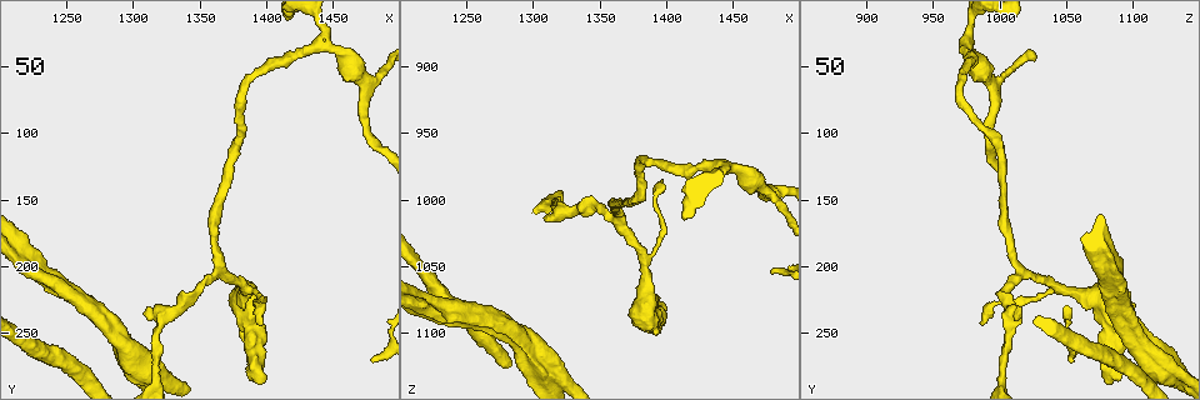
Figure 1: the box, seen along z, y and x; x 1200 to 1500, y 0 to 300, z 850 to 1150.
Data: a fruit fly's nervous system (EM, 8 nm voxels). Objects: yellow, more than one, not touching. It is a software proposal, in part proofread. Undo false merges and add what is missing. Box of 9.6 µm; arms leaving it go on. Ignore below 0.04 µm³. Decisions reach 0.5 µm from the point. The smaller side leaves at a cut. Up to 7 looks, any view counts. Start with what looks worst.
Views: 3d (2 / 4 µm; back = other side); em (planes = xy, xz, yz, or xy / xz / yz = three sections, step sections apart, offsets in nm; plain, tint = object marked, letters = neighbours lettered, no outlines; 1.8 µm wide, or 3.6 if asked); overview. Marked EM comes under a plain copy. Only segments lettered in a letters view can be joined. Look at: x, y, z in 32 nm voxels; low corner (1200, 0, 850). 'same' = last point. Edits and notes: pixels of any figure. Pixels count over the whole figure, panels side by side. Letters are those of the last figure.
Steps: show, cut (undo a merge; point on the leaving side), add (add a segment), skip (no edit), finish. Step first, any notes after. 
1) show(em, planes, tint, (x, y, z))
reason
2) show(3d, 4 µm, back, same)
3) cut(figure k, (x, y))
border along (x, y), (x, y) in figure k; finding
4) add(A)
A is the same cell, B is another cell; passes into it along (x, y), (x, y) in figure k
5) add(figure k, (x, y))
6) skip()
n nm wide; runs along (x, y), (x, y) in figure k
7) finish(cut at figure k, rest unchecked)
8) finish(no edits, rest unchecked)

show(em, xy, step 4, tint, (1442, 34, 974))
three arms meet

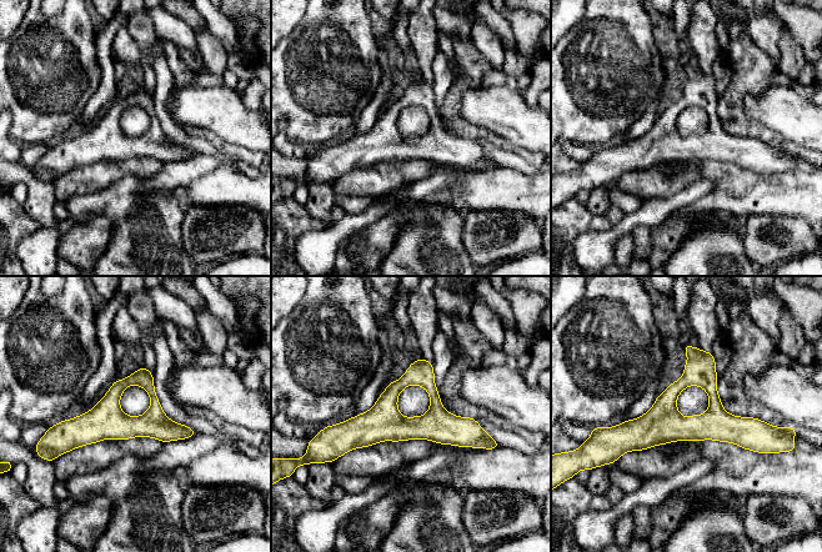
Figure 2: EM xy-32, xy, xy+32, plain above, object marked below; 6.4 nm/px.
show(em, planes, tint, same)

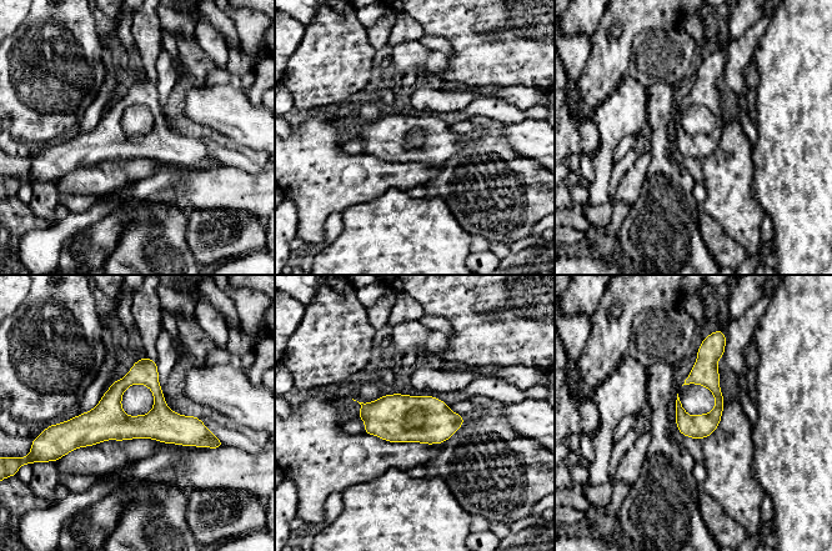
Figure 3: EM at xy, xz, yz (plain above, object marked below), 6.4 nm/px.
show(em, planes, letters, same)
see the neighbours

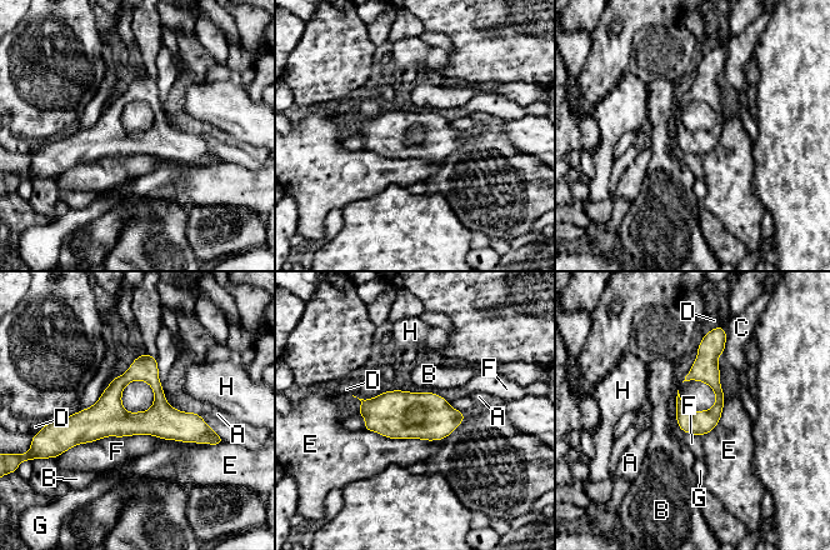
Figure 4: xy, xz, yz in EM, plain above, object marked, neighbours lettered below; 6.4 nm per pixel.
skip()
A, B, C, D, E, F, G and H are other cells; runs along (61, 425), (174, 424), (208, 430) in figure 4; all the same neuron

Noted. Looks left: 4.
show(em, 3.6 µm, planes, letters, (1320, 282, 1136))
calibre changes

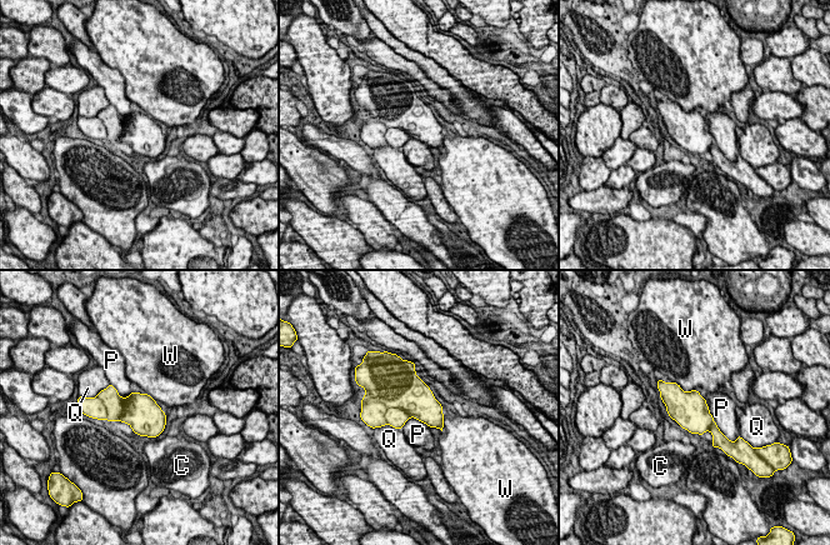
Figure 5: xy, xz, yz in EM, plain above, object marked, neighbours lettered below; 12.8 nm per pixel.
cut(figure 5, (373, 414))
460 nm wide; C, P, Q and W are other cells; border along (376, 400), (386, 408), (388, 424) in figure 5; a second neuron is stuck on

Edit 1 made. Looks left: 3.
show(em, planes, letters, (1218, 200, 1076))
two arms at a narrow angle

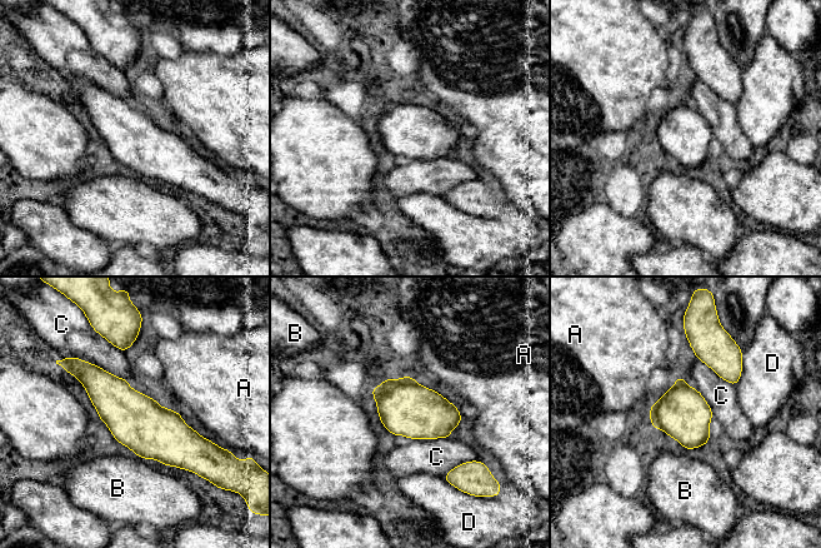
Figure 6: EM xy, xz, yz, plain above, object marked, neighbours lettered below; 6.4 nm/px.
skip()
340 nm wide; C touches over 420 nm; A, B, C and D are other cells; continuous, no second neuron

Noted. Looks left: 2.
finish(cut at figure 5, rest unchecked)

